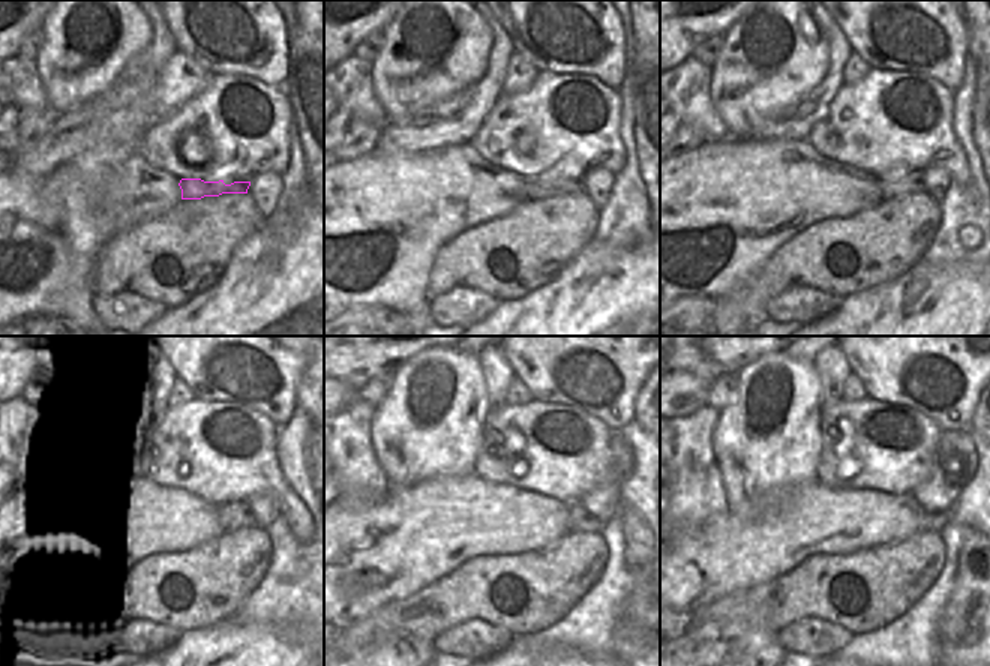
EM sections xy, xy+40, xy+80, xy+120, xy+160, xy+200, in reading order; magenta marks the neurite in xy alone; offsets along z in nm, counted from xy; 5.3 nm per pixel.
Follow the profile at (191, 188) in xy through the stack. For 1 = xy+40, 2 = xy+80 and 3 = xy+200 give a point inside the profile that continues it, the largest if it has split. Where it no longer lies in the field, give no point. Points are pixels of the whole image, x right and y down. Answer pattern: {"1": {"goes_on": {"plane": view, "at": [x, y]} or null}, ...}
{"1": {"goes_on": {"plane": "xy+40", "at": [534, 189]}}, "2": {"goes_on": {"plane": "xy+80", "at": [912, 182]}}, "3": {"goes_on": {"plane": "xy+200", "at": [929, 522]}}}

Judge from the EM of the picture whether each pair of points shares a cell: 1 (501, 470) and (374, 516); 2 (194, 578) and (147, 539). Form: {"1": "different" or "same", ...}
{"1": "different", "2": "different"}

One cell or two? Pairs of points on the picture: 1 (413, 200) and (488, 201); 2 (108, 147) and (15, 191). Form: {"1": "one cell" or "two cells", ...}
{"1": "one cell", "2": "two cells"}

